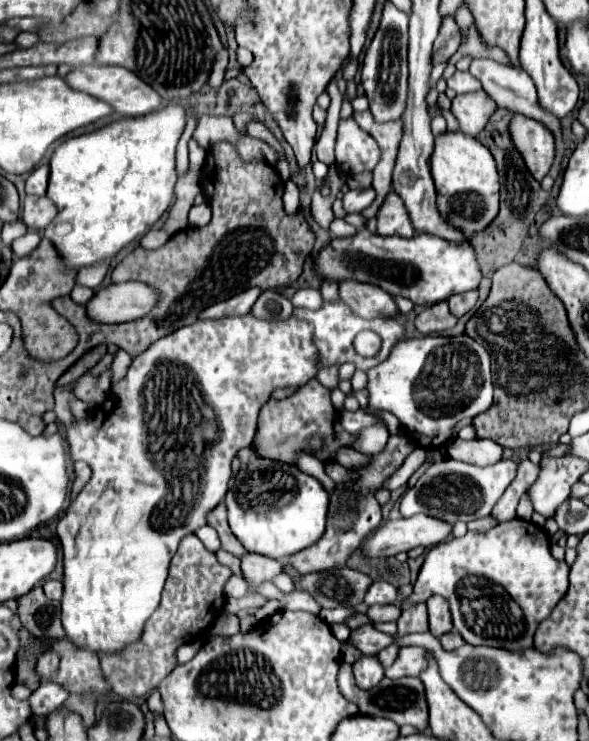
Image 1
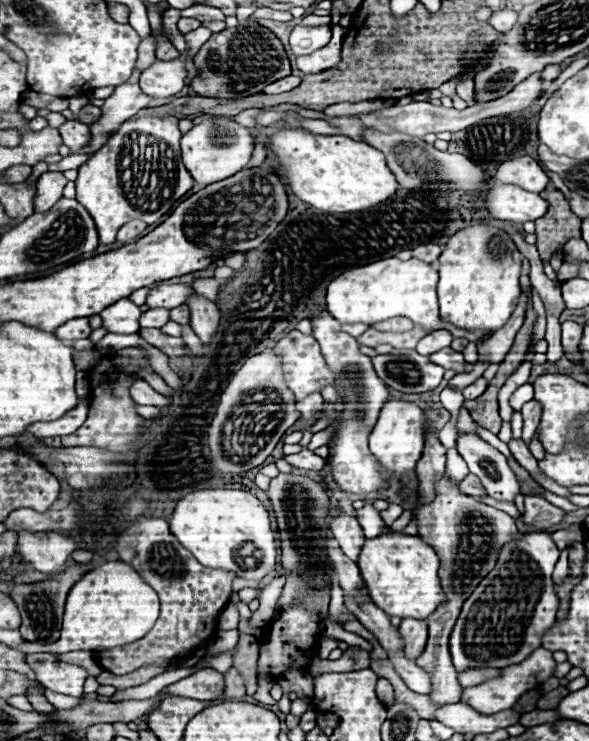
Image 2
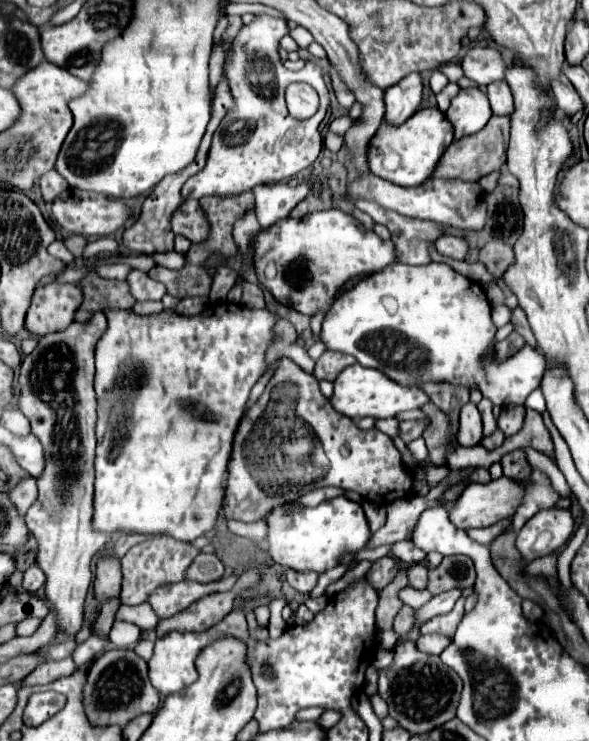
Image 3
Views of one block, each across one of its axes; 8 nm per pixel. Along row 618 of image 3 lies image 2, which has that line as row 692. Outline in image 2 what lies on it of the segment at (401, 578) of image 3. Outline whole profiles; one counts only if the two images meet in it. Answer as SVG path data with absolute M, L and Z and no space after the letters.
M378 678L376 684L376 694L384 704L392 704L394 702L394 688L390 686L390 682L386 678Z

